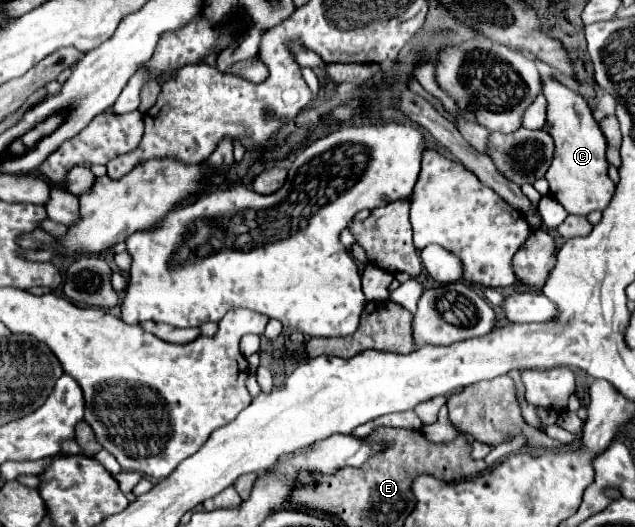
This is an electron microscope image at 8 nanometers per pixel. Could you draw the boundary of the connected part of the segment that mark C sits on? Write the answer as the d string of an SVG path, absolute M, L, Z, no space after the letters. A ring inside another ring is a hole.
M542 77L544 95L548 99L548 123L552 125L550 135L554 139L556 151L552 165L546 171L546 181L550 185L550 195L560 201L568 213L588 215L590 211L602 211L612 195L614 181L608 177L608 161L606 161L606 139L592 117L592 111L586 99L562 85L552 77Z

